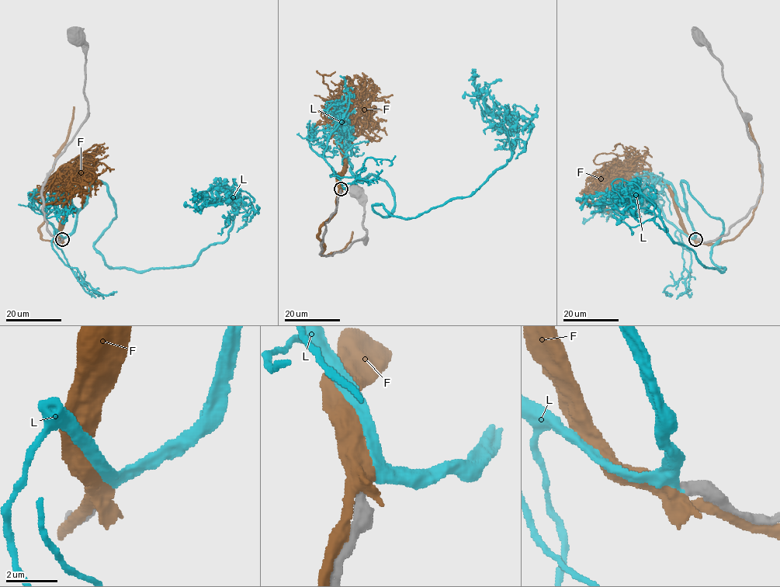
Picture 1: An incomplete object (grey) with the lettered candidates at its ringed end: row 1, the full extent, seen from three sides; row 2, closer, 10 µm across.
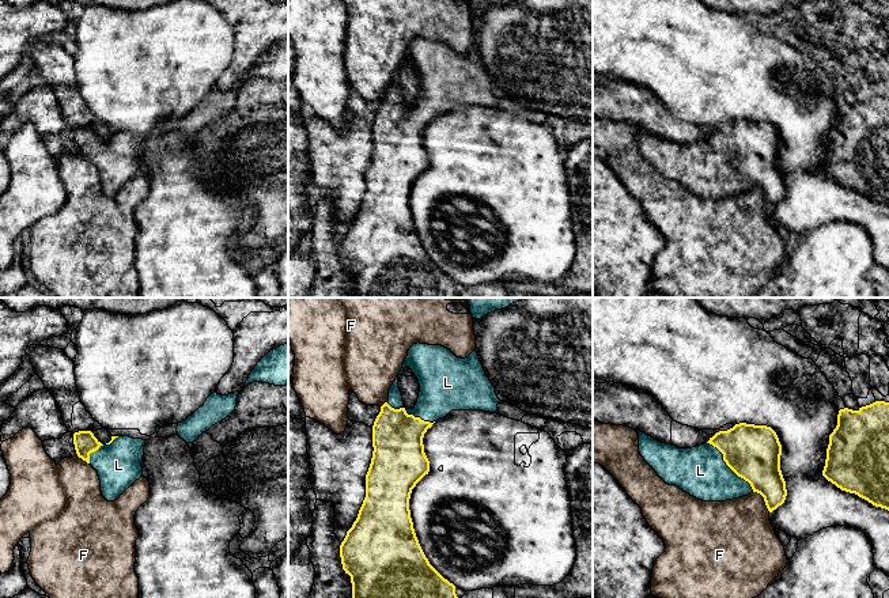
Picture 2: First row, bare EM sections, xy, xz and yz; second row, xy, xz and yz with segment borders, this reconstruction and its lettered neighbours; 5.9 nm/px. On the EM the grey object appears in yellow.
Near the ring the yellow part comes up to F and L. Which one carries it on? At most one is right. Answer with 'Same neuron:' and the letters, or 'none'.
Same neuron: L

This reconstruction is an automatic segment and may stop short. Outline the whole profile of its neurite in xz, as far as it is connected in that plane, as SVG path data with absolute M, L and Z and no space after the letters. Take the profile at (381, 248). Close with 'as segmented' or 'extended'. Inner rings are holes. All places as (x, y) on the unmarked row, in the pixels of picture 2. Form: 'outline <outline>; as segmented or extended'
outline M413 39L389 84L389 96L381 102L372 121L372 154L366 170L366 193L358 213L340 241L343 265L351 272L352 295L355 298L458 298L455 281L444 275L425 253L416 232L411 213L409 194L416 179L430 167L430 156L424 148L423 133L432 120L451 106L483 106L496 109L499 94L485 71L476 45L465 54L457 53L442 41ZM409 63L419 75L420 87L413 105L404 102L398 83L398 72Z; extended

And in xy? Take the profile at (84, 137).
outline M79 126L73 129L73 140L79 154L90 159L99 171L101 188L107 197L117 196L136 175L143 173L143 135L129 132L111 132L111 136L102 140L91 126Z; extended

